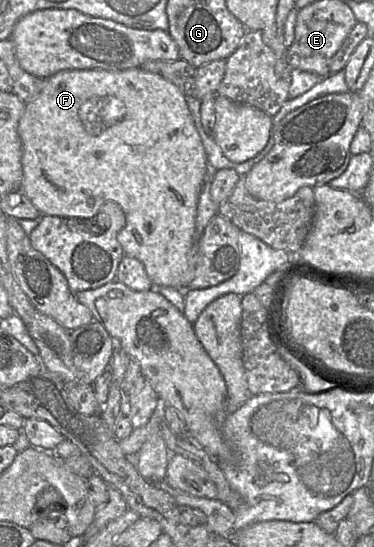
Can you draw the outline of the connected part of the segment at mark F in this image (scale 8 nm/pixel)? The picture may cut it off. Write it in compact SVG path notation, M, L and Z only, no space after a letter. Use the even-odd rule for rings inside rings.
M141 67L123 71L107 71L103 69L62 70L42 79L42 87L38 94L25 105L19 120L18 134L22 143L22 181L20 191L24 193L34 206L45 216L58 216L79 220L95 220L100 208L108 201L116 202L122 208L126 224L118 232L117 240L126 256L138 259L143 263L147 275L154 287L169 286L187 290L194 277L195 220L199 196L209 168L206 152L199 133L190 114L185 95L172 82L162 76L147 72Z

